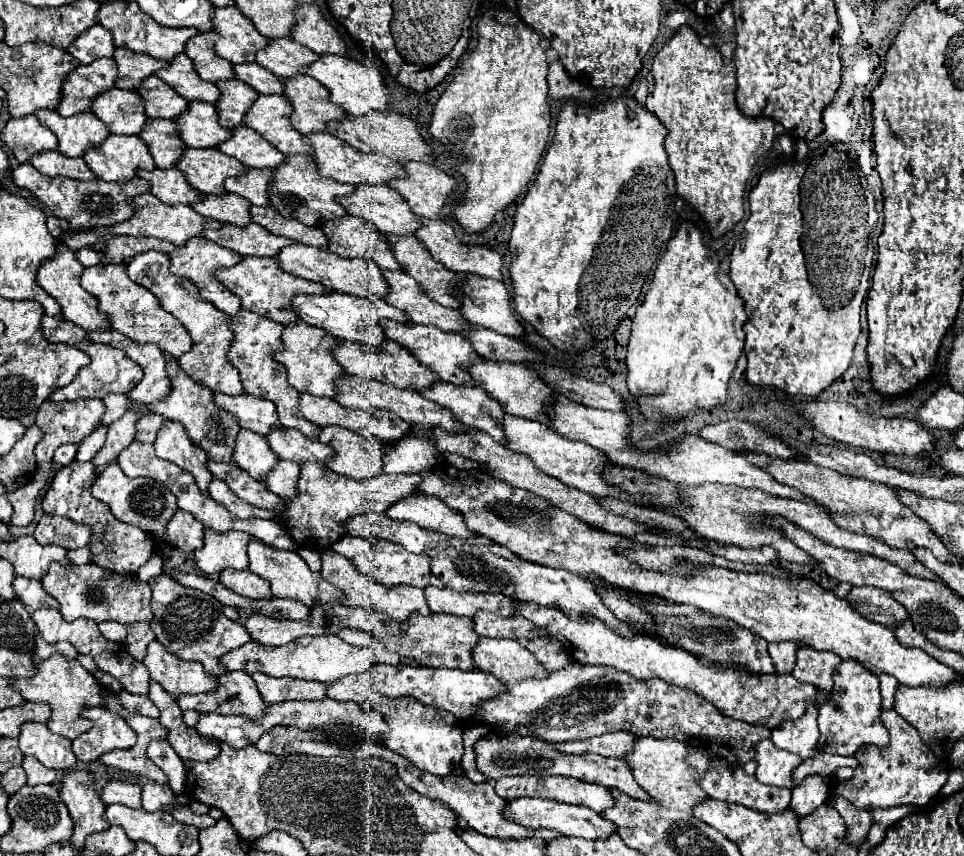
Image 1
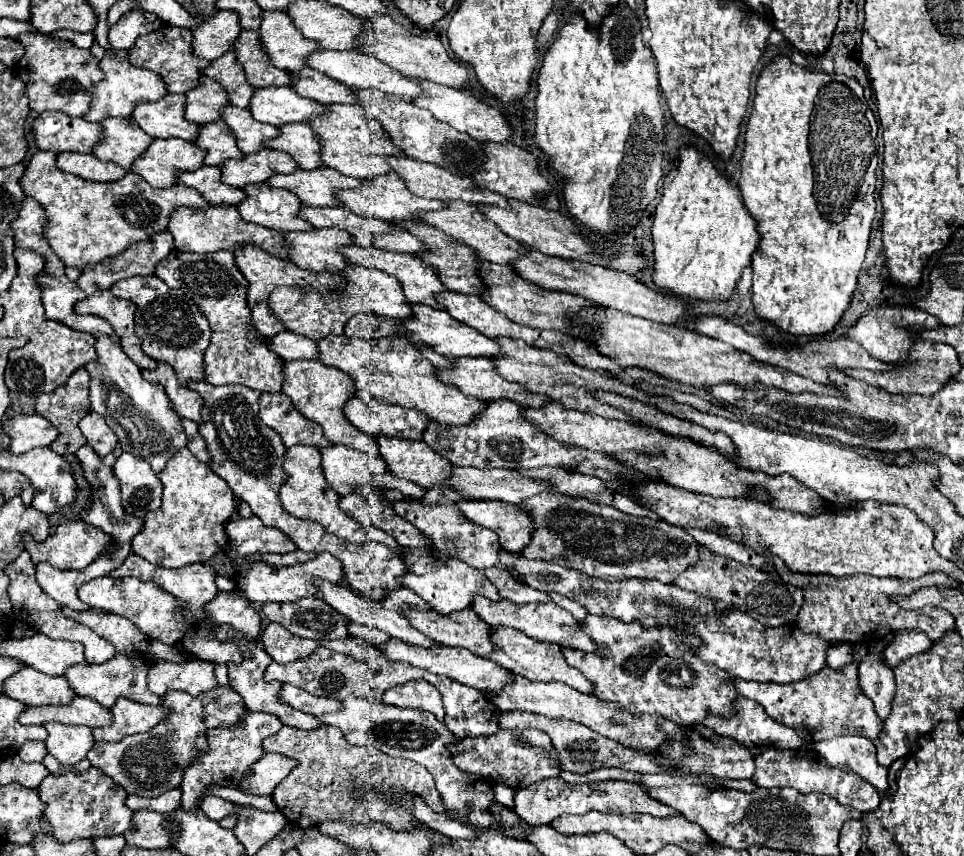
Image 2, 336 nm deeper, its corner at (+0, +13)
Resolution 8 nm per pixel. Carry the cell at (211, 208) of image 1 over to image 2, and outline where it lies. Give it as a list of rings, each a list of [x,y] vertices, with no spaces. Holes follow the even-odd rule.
[[[248,184],[242,188],[242,192],[246,194],[246,200],[238,206],[238,212],[246,222],[280,232],[312,230],[308,222],[298,218],[302,202],[296,194],[282,188],[272,188],[268,184]]]

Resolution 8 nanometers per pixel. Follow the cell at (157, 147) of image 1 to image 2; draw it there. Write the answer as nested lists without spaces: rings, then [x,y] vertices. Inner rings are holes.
[[[210,122],[198,130],[194,144],[206,150],[204,164],[220,166],[228,158],[242,158],[242,152],[236,150],[236,138],[224,122]]]

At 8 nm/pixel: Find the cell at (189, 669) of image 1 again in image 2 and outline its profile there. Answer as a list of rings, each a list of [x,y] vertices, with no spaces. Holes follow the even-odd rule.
[[[216,686],[200,696],[190,696],[188,692],[168,692],[162,698],[162,706],[168,710],[168,718],[150,732],[136,734],[120,742],[96,742],[88,752],[90,764],[108,774],[128,794],[154,798],[166,790],[178,788],[184,768],[204,750],[204,746],[208,746],[206,730],[234,724],[246,712],[240,696],[236,696],[236,692],[228,686]]]

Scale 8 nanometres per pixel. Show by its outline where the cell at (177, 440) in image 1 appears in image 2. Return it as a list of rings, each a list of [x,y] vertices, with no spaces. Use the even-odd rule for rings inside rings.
[[[180,448],[158,478],[164,486],[162,508],[144,518],[142,530],[132,538],[132,552],[162,568],[180,568],[208,561],[228,542],[224,522],[236,512],[236,496],[228,484],[188,448]]]

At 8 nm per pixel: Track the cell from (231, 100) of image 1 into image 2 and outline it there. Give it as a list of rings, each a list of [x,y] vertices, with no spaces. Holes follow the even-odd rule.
[[[270,86],[256,88],[250,100],[250,112],[258,122],[280,126],[290,122],[308,122],[312,116],[326,112],[326,106],[298,96],[288,86]]]

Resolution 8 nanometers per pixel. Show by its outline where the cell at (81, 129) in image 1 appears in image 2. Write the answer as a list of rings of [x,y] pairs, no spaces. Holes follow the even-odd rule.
[[[106,118],[106,120],[102,120],[100,122],[100,126],[102,126],[102,138],[100,138],[100,142],[92,148],[92,154],[96,156],[96,158],[100,158],[100,160],[110,160],[110,162],[114,162],[114,164],[118,164],[118,166],[122,166],[122,168],[130,168],[130,164],[136,160],[136,158],[140,158],[140,154],[148,148],[148,144],[152,142],[152,138],[136,124],[136,122],[132,122],[130,118]]]

